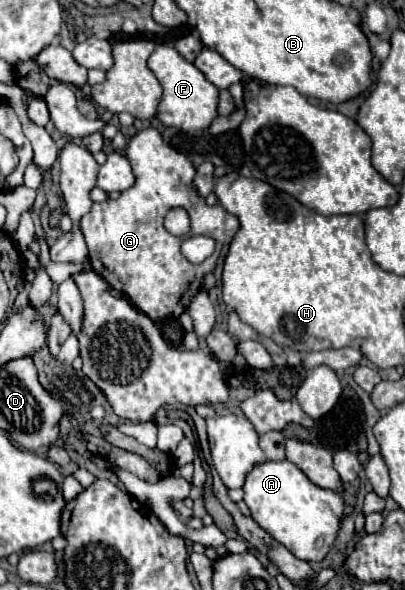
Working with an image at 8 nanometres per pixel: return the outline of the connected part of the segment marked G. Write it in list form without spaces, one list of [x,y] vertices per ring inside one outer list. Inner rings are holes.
[[[149,127],[135,133],[127,143],[125,157],[133,167],[135,185],[123,191],[119,199],[95,203],[81,219],[91,265],[115,291],[127,295],[127,299],[149,319],[179,317],[187,309],[191,297],[199,293],[205,273],[213,271],[223,243],[233,239],[239,221],[219,203],[209,207],[205,199],[195,195],[195,187],[191,187],[191,179],[195,177],[191,159],[169,147],[157,129]],[[173,207],[183,207],[189,213],[189,235],[215,239],[215,251],[203,263],[187,261],[179,251],[183,237],[165,231],[163,215]]]

